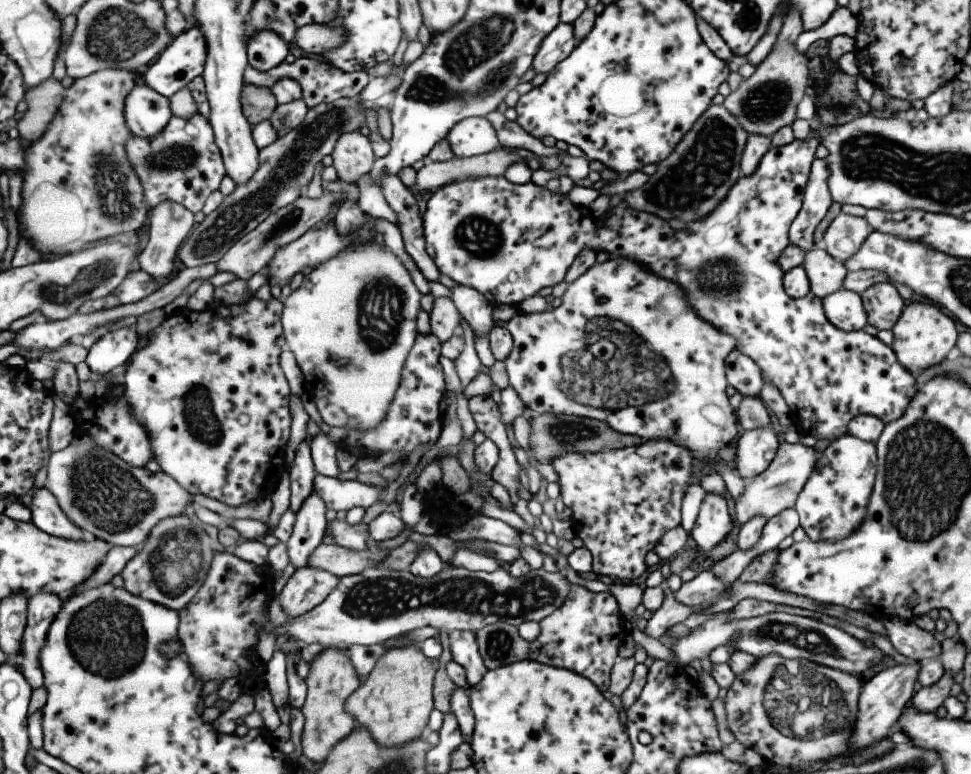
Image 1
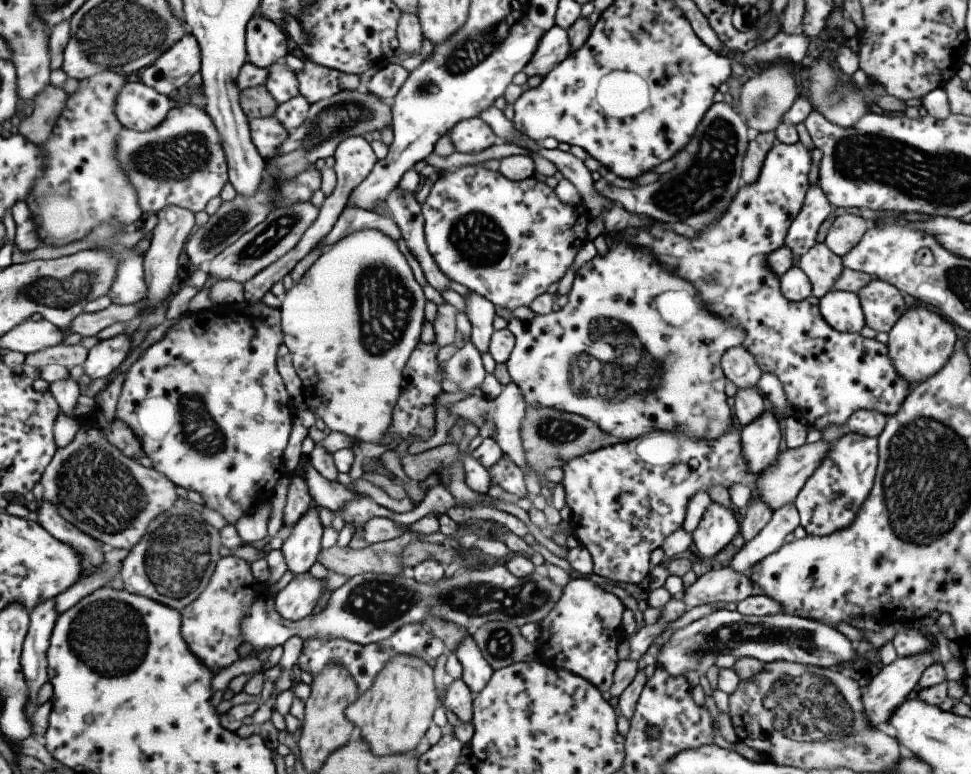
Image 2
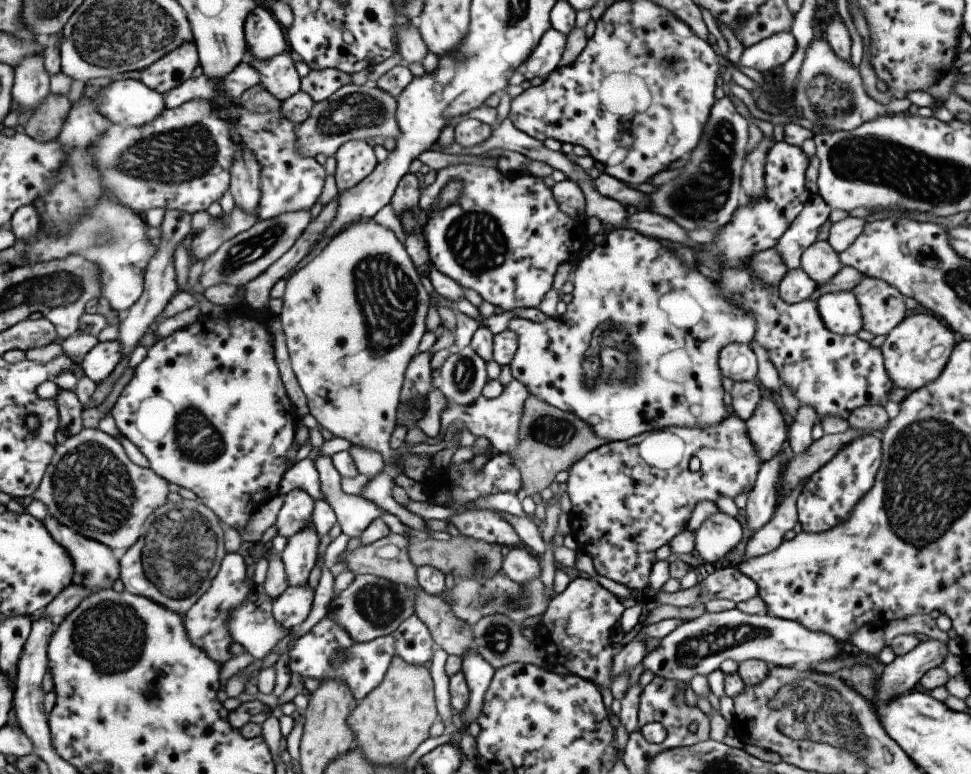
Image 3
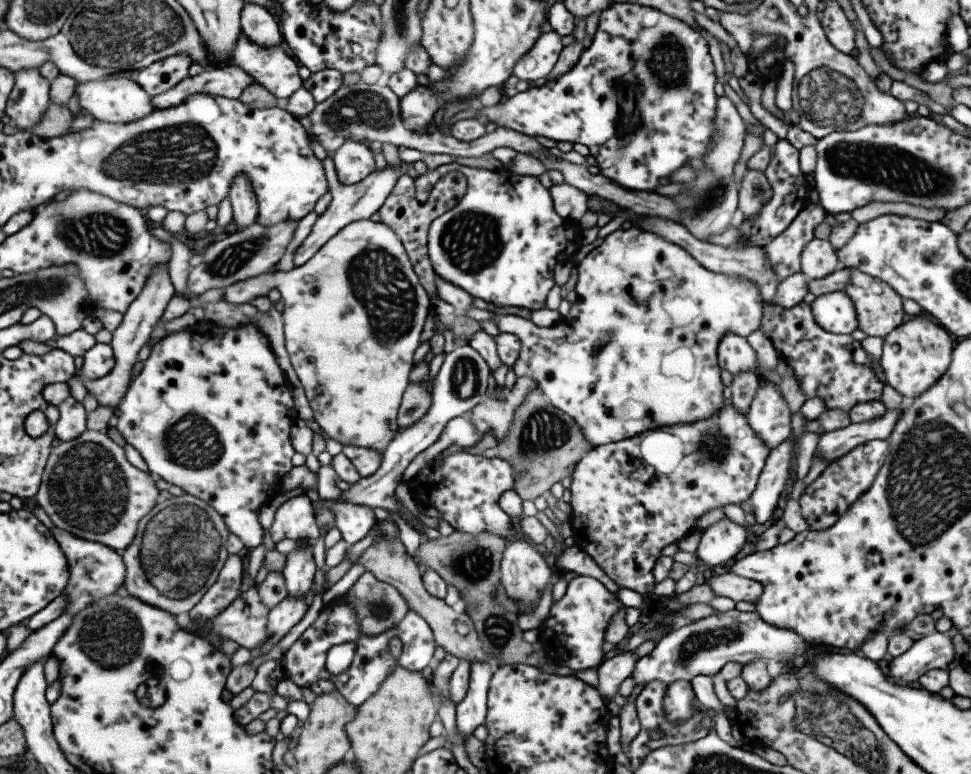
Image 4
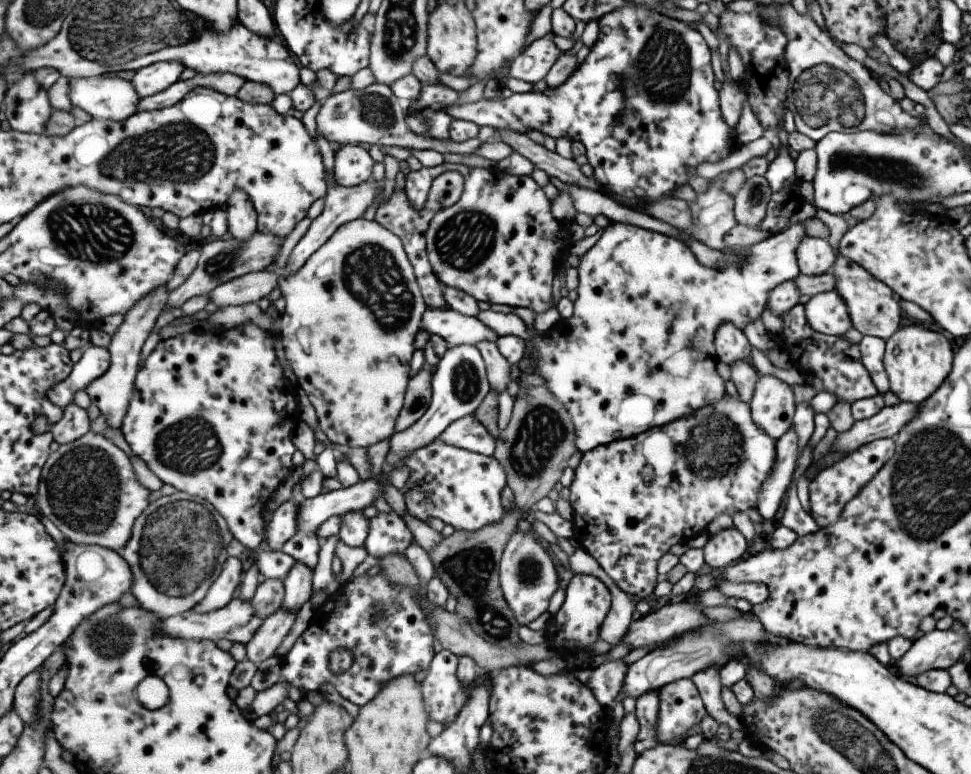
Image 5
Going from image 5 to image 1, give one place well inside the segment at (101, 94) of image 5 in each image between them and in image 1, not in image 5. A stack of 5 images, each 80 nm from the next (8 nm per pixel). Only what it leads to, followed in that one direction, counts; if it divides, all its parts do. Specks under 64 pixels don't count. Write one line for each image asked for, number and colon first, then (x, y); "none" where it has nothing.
1: (148, 112)
2: (139, 107)
3: (128, 102)
4: (114, 99)

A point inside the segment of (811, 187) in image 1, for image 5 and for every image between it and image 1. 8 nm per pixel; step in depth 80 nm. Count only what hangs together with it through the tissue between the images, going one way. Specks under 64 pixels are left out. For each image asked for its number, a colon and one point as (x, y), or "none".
2: (800, 236)
3: (801, 232)
4: (783, 252)
5: (636, 353)

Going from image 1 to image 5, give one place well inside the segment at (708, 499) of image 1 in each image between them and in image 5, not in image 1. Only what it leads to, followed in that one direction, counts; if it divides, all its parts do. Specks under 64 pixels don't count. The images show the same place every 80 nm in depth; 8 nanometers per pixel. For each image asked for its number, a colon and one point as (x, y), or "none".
2: (717, 526)
3: (718, 533)
4: (722, 540)
5: (726, 546)

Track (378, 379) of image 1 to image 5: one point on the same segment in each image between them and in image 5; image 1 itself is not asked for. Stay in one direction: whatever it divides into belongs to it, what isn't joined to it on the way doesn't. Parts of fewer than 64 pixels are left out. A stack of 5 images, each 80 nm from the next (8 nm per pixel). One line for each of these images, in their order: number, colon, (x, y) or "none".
2: (358, 309)
3: (353, 317)
4: (352, 315)
5: (351, 313)

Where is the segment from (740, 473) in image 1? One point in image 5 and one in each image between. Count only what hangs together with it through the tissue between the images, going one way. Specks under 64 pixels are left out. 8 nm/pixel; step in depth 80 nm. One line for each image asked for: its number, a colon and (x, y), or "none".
2: (759, 439)
3: (767, 427)
4: (768, 416)
5: (771, 406)

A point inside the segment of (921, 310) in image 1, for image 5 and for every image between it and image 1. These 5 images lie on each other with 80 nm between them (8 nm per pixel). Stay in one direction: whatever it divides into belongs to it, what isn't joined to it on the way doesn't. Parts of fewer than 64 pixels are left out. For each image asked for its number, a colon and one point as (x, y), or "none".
2: (920, 342)
3: (915, 350)
4: (914, 355)
5: (916, 360)

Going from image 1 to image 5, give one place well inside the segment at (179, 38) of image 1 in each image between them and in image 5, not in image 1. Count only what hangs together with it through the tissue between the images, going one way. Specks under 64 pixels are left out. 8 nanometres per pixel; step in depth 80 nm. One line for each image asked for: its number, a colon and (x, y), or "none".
2: (177, 66)
3: (177, 67)
4: (162, 76)
5: (157, 77)

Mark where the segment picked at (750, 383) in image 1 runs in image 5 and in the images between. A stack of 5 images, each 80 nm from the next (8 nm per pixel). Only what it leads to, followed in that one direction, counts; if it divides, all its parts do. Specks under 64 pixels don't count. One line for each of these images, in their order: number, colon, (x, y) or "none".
2: (738, 366)
3: (736, 361)
4: (734, 354)
5: (730, 344)

